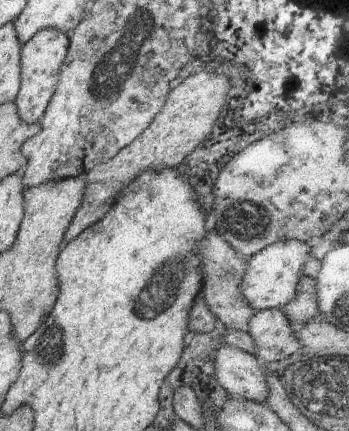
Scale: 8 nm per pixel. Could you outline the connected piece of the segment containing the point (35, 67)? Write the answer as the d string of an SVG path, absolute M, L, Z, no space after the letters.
M48 28L34 35L24 45L23 51L23 84L19 91L15 104L19 108L20 117L26 120L28 124L38 123L47 107L50 106L51 100L55 96L56 84L58 84L58 74L60 67L66 58L68 50L68 38L62 34L62 30Z

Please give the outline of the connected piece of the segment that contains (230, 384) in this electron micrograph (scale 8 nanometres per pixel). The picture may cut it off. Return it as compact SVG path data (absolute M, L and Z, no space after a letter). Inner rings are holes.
M222 344L212 351L212 358L216 366L216 380L228 393L259 403L267 402L267 371L261 369L254 353Z

